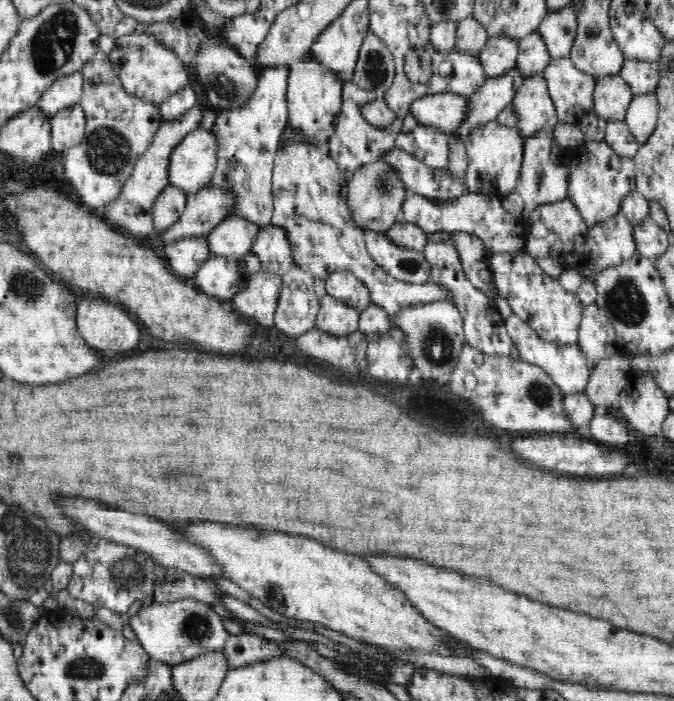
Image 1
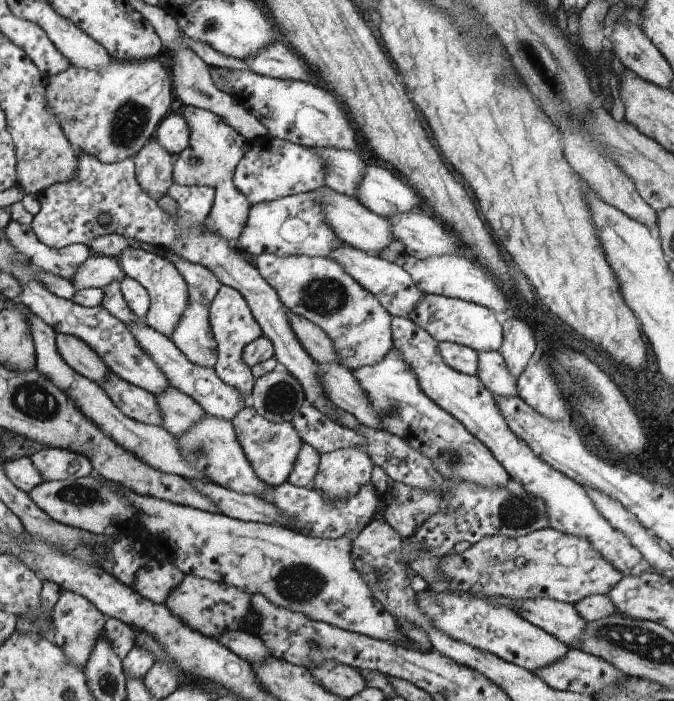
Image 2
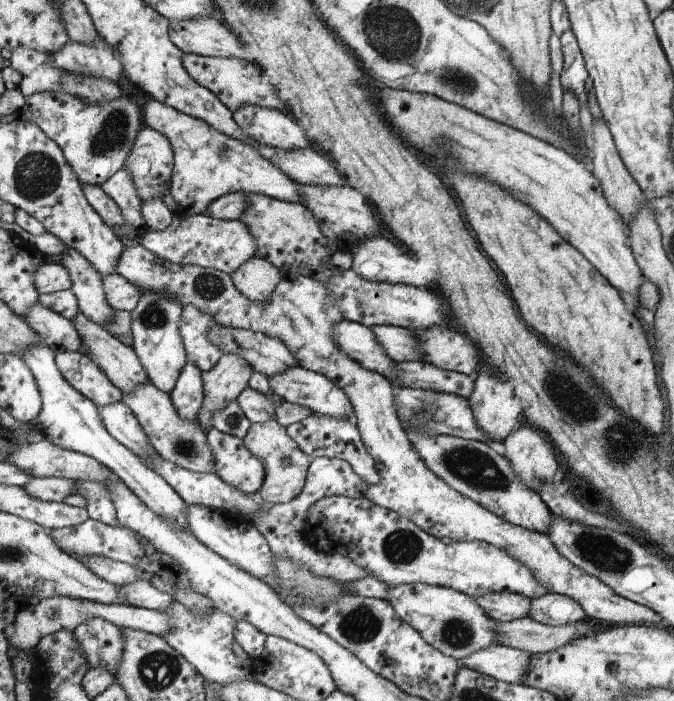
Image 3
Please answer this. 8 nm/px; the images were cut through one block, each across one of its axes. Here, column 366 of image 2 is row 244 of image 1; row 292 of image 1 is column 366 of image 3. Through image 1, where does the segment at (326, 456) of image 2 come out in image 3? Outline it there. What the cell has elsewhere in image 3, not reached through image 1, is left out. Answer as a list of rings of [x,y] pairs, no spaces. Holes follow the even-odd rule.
[[[320,457],[310,461],[306,484],[298,497],[287,503],[269,506],[265,512],[260,511],[257,515],[246,516],[244,520],[251,522],[260,531],[260,534],[265,536],[273,555],[288,557],[295,563],[304,564],[317,577],[326,577],[341,583],[349,583],[371,575],[360,568],[360,565],[352,562],[352,559],[344,557],[343,554],[330,554],[328,551],[324,552],[321,548],[312,545],[309,539],[303,536],[303,526],[307,520],[308,509],[312,508],[315,502],[318,502],[321,498],[328,495],[346,495],[357,499],[365,496],[368,487],[368,484],[355,473],[351,463],[342,459]]]

